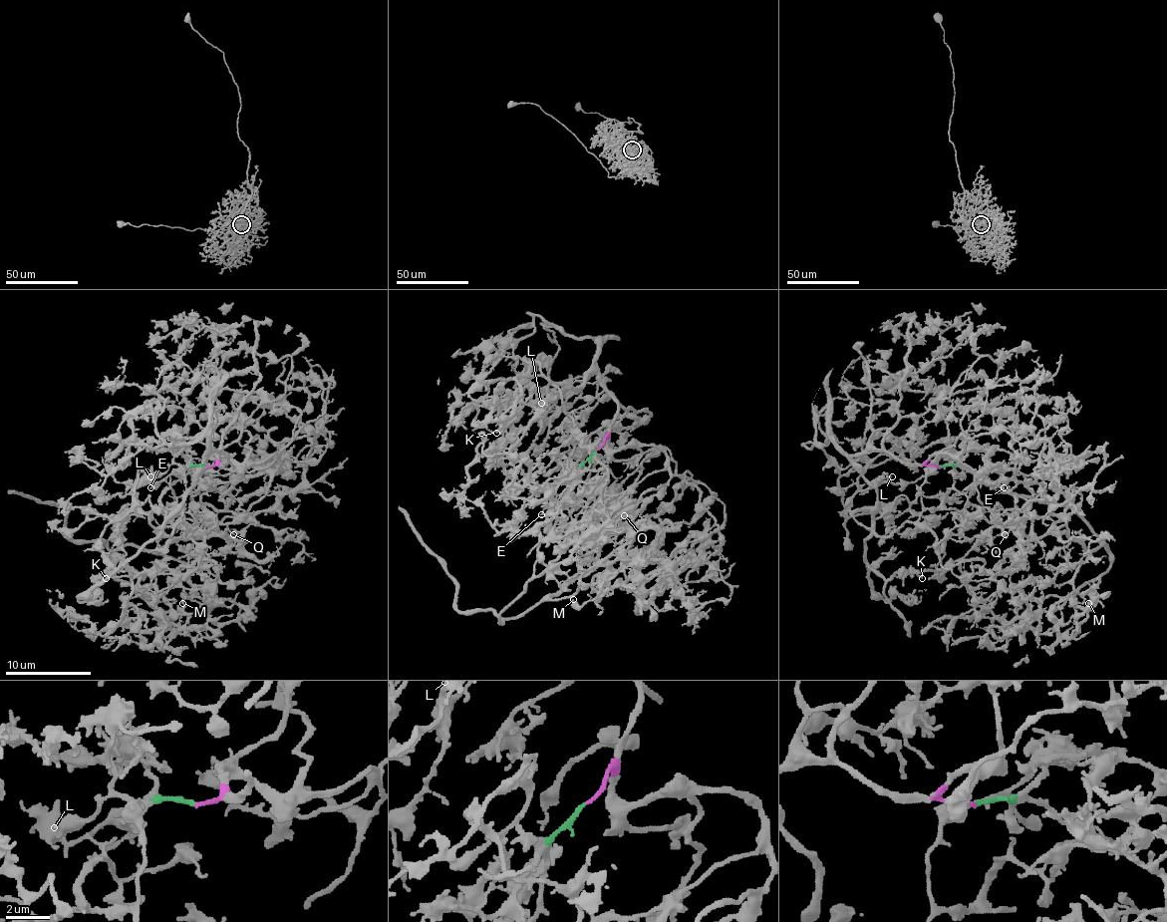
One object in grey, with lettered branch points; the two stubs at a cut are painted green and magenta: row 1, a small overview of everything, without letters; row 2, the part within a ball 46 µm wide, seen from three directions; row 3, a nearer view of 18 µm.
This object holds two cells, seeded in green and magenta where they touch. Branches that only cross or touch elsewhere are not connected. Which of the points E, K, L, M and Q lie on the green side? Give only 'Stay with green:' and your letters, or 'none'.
Stay with green: E, M, Q

